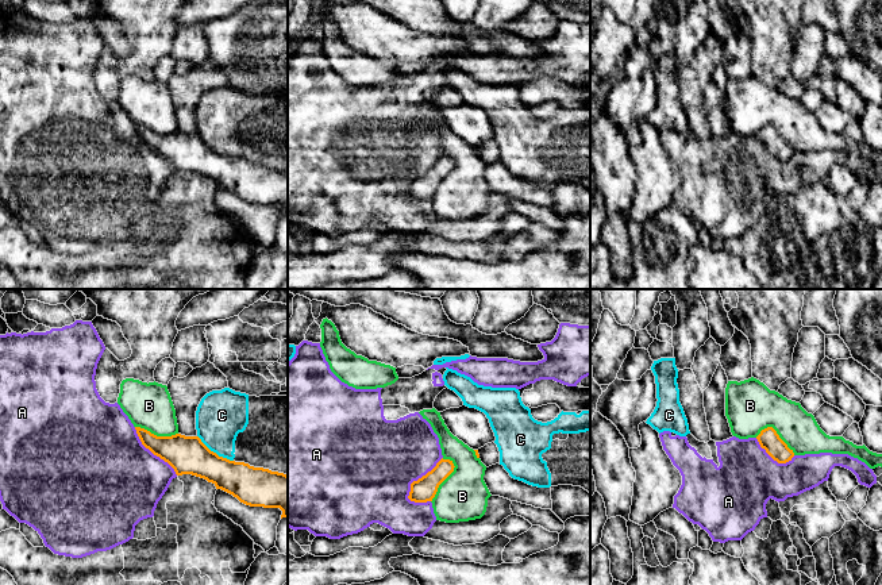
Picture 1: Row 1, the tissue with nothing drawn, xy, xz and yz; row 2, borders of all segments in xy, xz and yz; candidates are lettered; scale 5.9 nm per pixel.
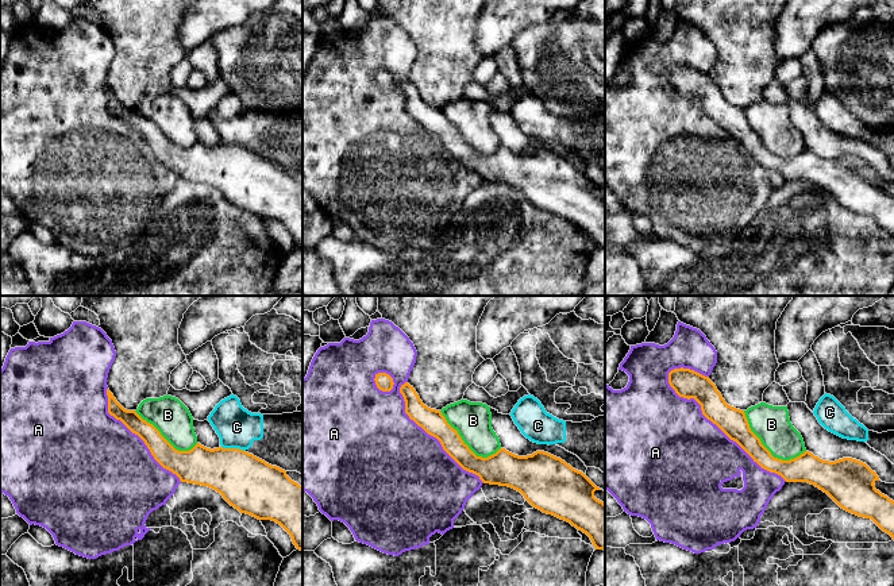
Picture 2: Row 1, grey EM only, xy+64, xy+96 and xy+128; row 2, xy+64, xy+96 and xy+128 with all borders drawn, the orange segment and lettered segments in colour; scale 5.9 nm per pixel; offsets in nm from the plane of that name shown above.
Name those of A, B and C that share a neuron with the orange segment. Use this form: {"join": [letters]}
{"join": []}

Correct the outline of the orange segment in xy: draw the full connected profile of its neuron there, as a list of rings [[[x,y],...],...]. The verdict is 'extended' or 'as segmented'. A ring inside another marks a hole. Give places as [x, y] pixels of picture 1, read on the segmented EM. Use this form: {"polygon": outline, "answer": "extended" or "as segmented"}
{"polygon": [[[135,427],[142,444],[167,462],[177,476],[192,474],[212,482],[250,507],[280,508],[288,517],[288,476],[211,451],[199,436],[157,436]]], "answer": "as segmented"}

